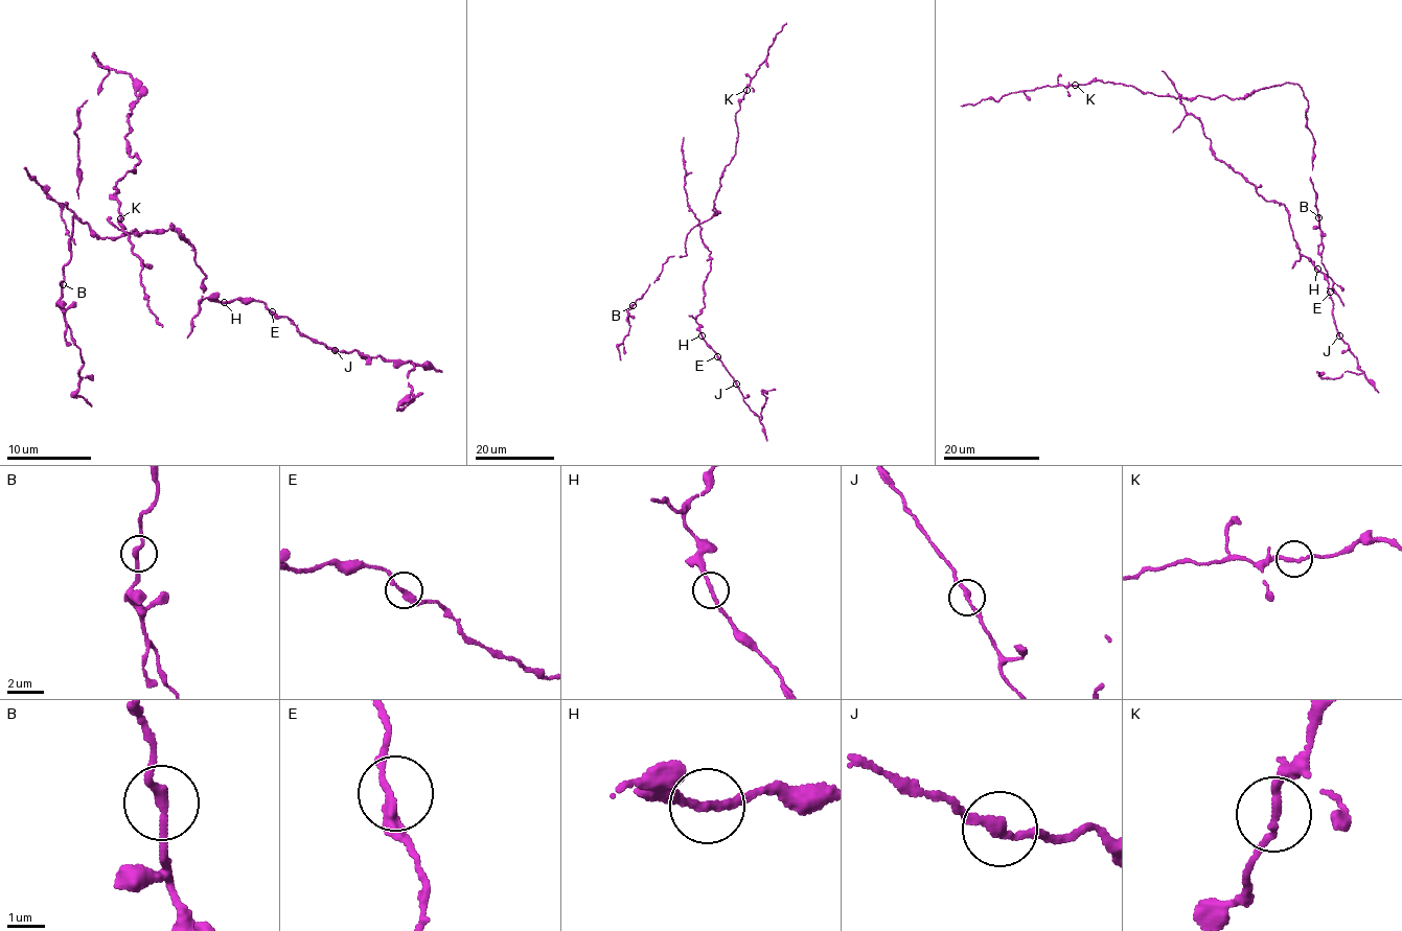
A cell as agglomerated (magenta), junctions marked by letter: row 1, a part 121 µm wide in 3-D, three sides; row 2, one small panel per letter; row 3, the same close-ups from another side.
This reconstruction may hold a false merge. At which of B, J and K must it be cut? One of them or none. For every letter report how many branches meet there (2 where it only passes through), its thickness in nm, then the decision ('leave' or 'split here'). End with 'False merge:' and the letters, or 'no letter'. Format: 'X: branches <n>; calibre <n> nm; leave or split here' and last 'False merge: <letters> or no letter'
B: branches 2; calibre 240 nm; leave
J: branches 2; calibre 240 nm; leave
K: branches 2; calibre 190 nm; leave
False merge: no letter

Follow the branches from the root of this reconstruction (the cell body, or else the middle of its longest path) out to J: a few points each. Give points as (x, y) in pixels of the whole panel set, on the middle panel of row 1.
J: (698, 219), (702, 240), (710, 252), (711, 260), (703, 287), (705, 306), (695, 320), (703, 338), (736, 385)

